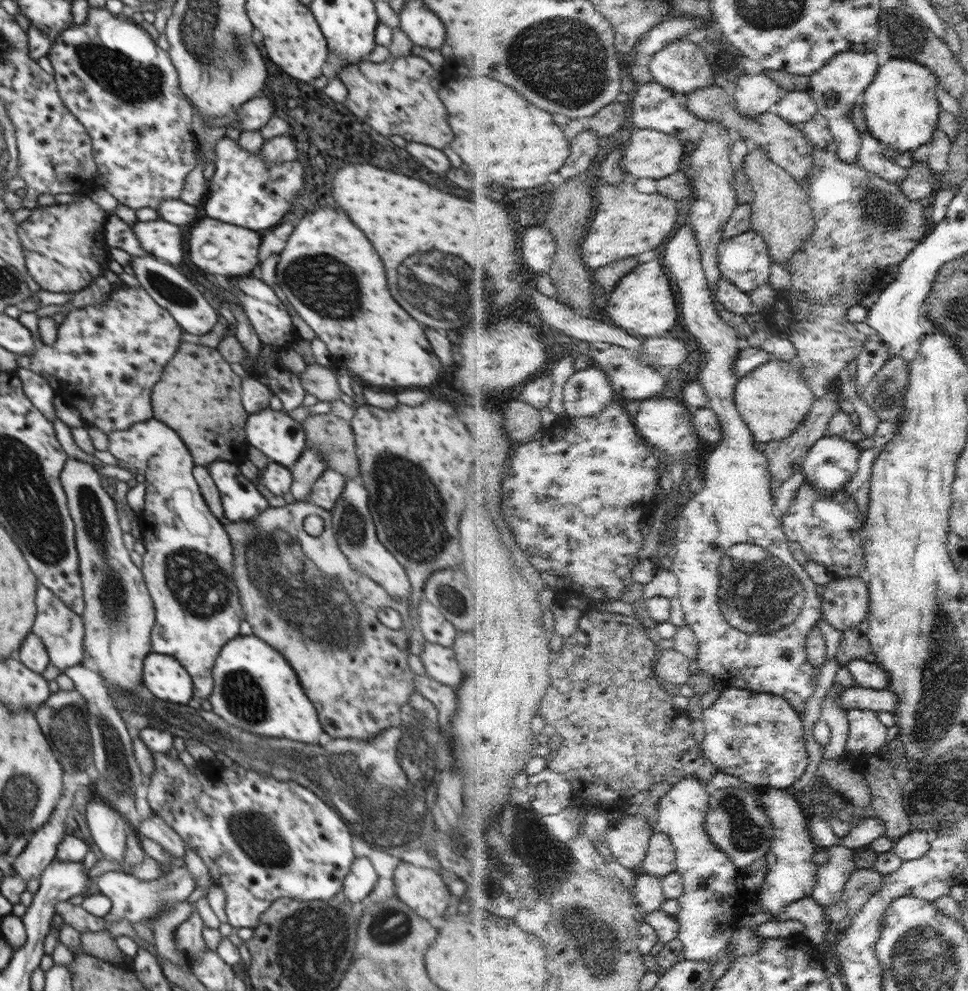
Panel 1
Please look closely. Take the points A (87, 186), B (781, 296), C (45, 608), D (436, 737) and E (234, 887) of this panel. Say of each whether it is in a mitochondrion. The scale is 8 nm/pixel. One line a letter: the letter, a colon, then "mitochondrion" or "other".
A: other
B: other
C: other
D: mitochondrion
E: other

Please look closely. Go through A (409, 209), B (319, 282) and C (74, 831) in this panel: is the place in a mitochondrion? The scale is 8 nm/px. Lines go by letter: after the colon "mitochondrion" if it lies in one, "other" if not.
A: other
B: mitochondrion
C: other

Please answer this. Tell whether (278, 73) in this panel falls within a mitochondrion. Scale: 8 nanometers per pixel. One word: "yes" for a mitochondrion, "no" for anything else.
no

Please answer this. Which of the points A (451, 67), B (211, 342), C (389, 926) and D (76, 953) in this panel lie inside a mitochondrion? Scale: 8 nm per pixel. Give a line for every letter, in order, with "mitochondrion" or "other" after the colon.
A: other
B: other
C: mitochondrion
D: other

